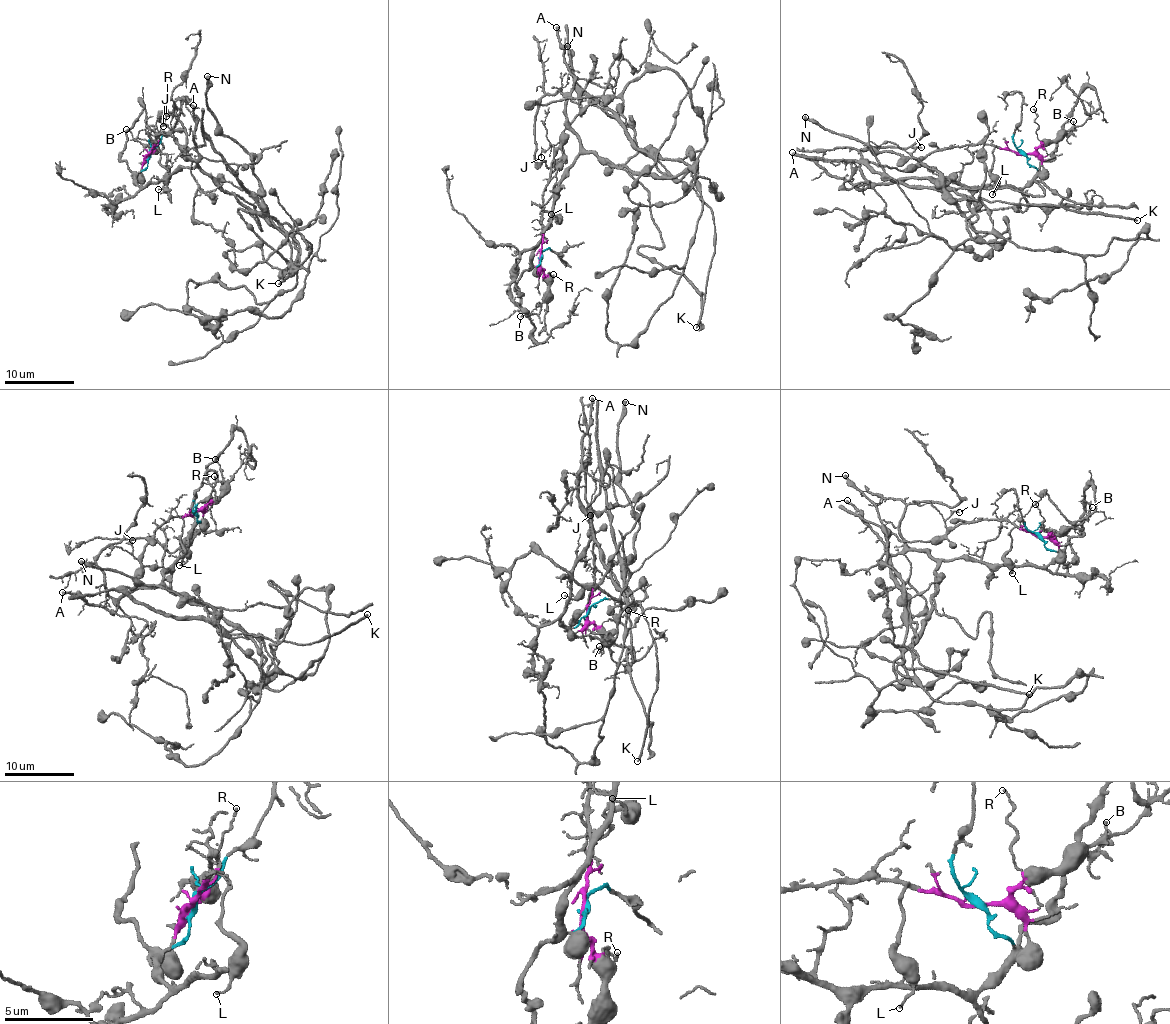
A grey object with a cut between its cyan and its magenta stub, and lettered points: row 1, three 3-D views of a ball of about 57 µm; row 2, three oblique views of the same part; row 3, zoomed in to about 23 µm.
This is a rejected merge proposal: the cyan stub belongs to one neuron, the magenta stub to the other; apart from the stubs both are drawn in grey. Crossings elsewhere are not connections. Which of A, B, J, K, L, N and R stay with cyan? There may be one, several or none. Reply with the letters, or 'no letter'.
A

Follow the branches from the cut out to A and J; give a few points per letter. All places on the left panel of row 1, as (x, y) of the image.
A: (148, 154), (138, 174), (141, 186), (196, 167), (187, 161), (198, 158), (193, 105)
J: (148, 154), (159, 132), (170, 133), (175, 138), (171, 131), (163, 126)

